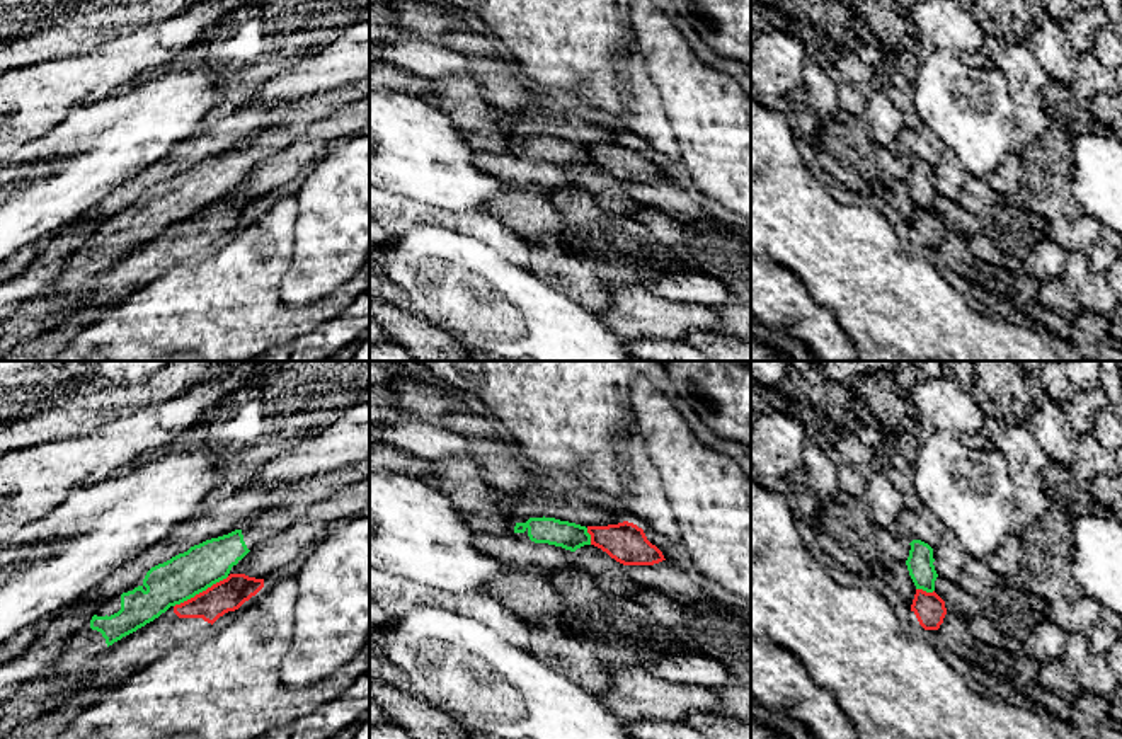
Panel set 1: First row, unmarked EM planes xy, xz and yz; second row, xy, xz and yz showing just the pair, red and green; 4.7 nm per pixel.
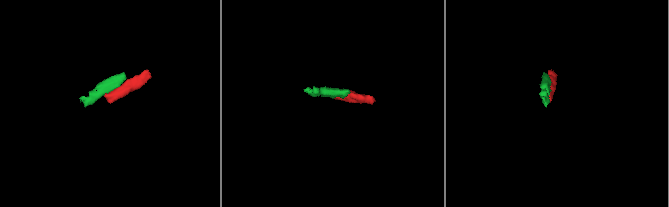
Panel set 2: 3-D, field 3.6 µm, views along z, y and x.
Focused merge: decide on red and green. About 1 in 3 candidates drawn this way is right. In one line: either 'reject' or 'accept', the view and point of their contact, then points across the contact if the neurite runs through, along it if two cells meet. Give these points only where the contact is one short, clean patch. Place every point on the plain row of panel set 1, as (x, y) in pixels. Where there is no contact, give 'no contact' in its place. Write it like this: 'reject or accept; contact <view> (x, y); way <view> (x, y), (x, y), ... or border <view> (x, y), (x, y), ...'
reject; contact xy (203, 210); border xy (228, 194), (174, 225)

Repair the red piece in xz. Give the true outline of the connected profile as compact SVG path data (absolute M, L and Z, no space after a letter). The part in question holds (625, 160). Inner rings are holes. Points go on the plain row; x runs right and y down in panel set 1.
M633 141L587 145L587 152L591 163L623 184L654 184L666 179L662 170L647 158L644 148Z

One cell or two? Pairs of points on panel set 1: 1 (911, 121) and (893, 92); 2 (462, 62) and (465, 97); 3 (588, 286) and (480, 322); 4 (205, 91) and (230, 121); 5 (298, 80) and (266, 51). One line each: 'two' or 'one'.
1: one
2: two
3: two
4: two
5: two

